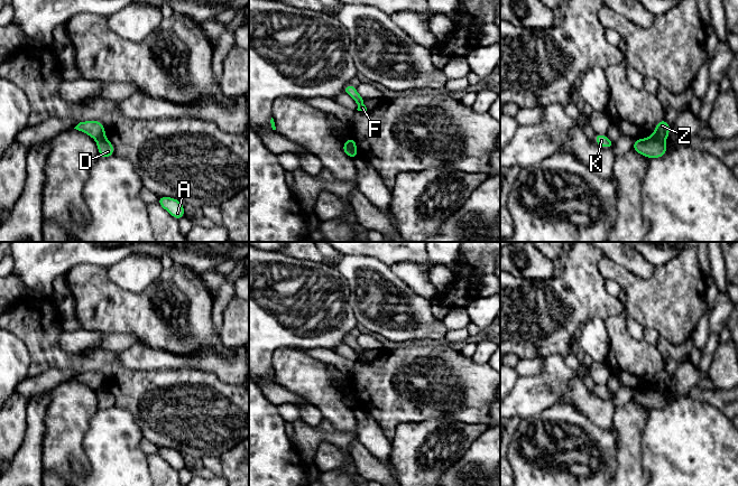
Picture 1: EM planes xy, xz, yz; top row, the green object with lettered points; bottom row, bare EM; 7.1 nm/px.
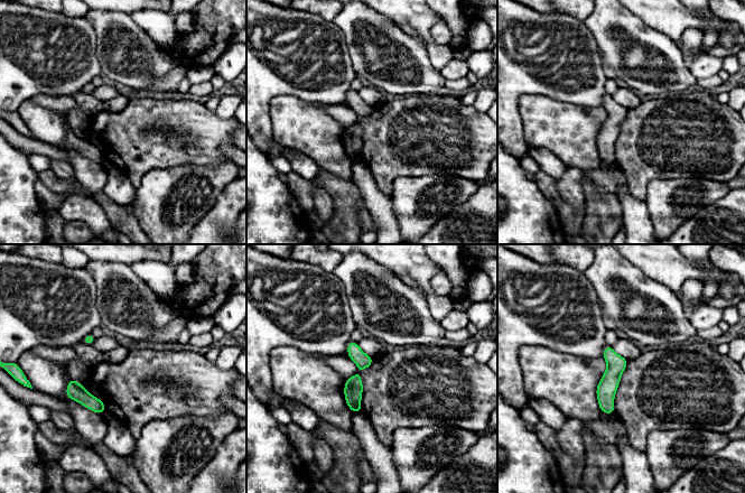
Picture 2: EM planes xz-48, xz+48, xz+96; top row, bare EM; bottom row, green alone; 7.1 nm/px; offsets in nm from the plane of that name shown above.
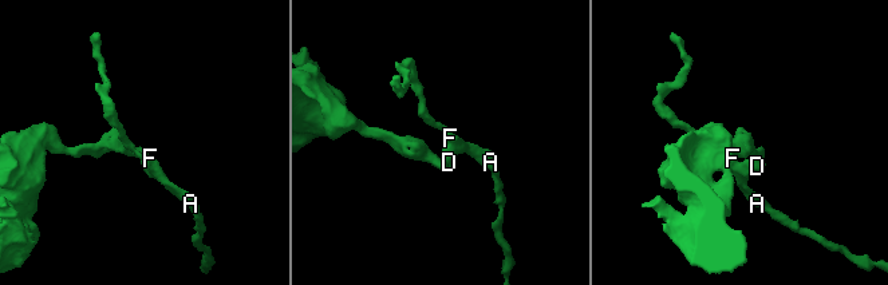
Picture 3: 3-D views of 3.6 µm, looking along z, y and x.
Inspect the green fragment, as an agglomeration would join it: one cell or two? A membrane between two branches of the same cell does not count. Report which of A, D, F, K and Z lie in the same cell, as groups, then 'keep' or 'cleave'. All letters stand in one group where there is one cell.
groups A D F K / Z; cleave

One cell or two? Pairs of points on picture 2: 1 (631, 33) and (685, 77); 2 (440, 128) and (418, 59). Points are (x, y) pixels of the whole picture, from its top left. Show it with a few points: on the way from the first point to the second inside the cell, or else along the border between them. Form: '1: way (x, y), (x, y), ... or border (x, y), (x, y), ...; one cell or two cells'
1: way (644, 45), (649, 46), (671, 67); one cell
2: border (443, 90), (436, 93), (413, 93), (404, 96); two cells

